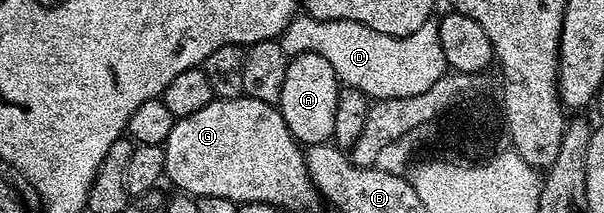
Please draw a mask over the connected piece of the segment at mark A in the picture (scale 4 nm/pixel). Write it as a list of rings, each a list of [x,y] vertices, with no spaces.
[[[300,53],[290,60],[284,74],[284,90],[280,90],[277,107],[288,130],[303,146],[325,144],[333,137],[336,123],[336,102],[340,81],[326,58],[316,53]]]

